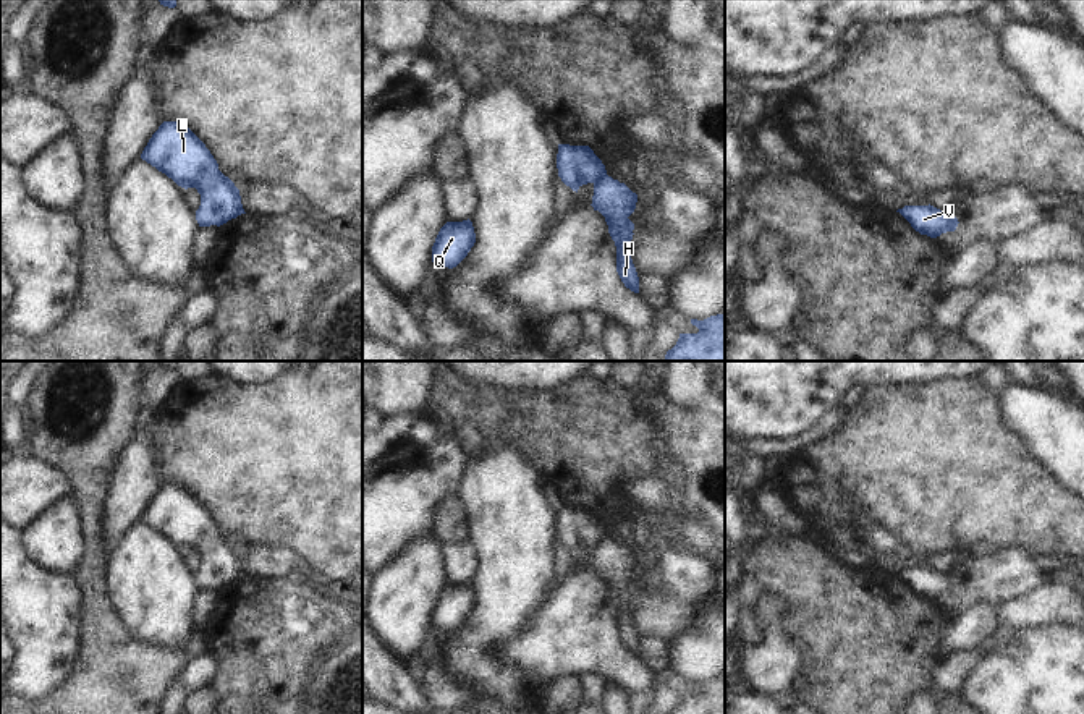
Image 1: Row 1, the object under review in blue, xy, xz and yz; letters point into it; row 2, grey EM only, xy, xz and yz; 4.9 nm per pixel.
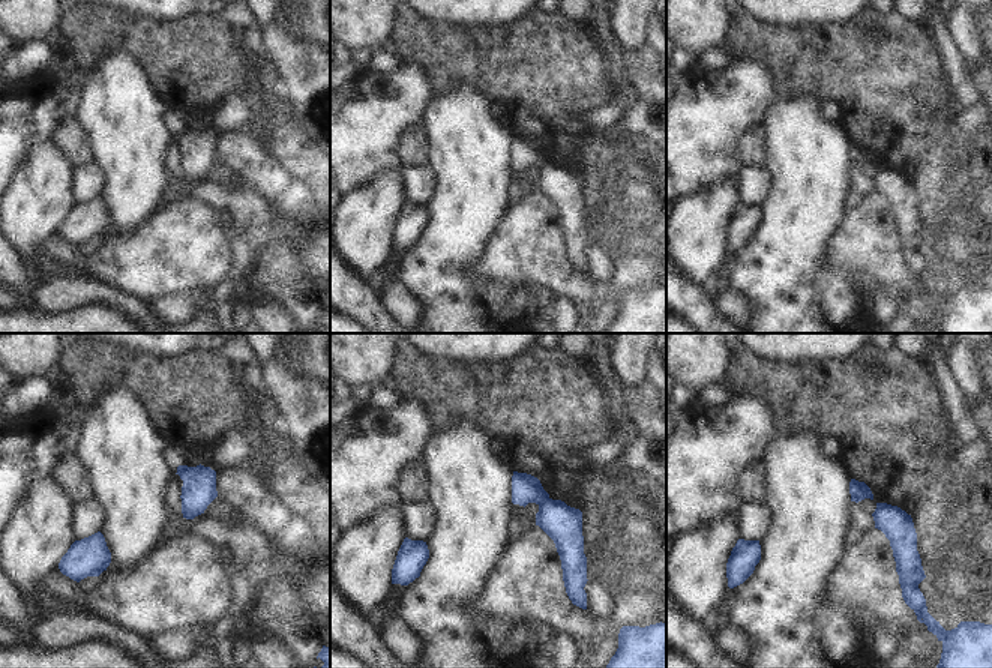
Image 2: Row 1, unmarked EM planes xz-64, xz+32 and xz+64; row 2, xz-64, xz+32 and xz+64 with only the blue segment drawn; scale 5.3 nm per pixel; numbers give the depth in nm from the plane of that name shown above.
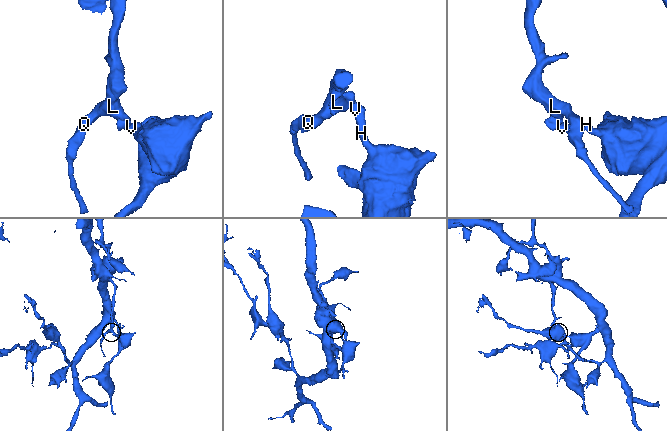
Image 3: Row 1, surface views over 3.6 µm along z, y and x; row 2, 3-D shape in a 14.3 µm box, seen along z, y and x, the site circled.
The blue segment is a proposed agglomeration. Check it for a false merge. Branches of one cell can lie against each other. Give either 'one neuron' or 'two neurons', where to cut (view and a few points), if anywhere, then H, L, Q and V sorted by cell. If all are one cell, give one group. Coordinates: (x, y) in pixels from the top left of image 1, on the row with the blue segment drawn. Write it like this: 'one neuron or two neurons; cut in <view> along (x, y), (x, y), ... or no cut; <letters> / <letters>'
two neurons; cut in xz along (605, 172), (594, 183); H V / L Q

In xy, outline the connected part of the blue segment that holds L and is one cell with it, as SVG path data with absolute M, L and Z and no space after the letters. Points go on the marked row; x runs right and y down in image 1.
M163 121L149 139L141 159L178 186L197 189L201 194L201 206L196 210L199 227L220 227L244 210L239 189L218 170L210 151L186 125Z

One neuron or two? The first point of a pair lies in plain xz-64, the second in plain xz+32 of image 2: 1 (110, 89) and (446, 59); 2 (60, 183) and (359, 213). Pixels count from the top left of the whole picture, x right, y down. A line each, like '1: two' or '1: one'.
1: two
2: one

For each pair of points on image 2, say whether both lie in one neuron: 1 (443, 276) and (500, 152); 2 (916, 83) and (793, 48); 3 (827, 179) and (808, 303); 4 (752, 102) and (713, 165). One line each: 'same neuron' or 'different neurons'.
1: same neuron
2: same neuron
3: same neuron
4: same neuron

